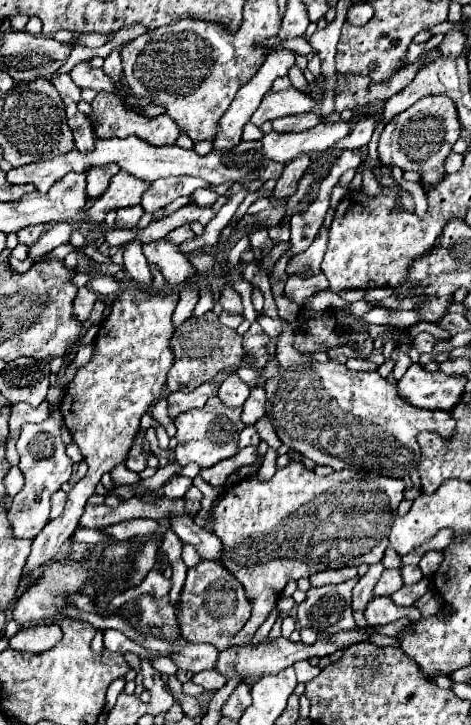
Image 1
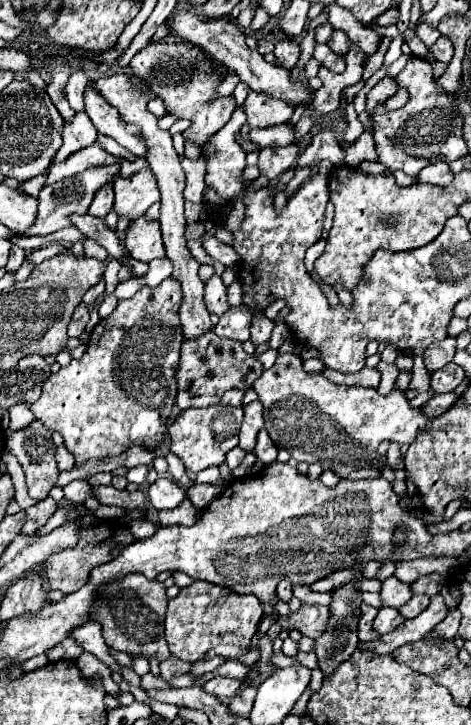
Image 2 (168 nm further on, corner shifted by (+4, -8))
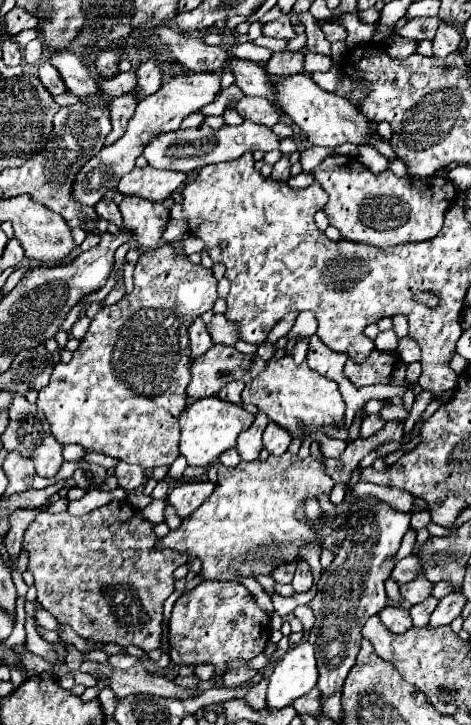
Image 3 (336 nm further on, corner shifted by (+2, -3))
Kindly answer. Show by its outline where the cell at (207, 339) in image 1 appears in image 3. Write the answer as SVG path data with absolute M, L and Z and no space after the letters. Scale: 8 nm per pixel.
M215 343L205 355L193 359L191 363L191 383L187 387L187 399L189 401L197 401L197 399L205 399L205 397L213 397L217 395L217 391L231 383L231 381L243 381L249 383L253 377L257 377L263 369L265 369L267 361L263 361L257 355L243 355L239 353L235 347L227 347L227 345L219 345Z

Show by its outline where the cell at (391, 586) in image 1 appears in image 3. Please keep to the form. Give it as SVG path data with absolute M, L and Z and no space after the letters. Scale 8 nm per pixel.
M417 577L417 579L401 585L399 591L401 591L403 599L407 599L411 605L415 605L415 603L425 601L431 595L431 581L427 581L425 577Z

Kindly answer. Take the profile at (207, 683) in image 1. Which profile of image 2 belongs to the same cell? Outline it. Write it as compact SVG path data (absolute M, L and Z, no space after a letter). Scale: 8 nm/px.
M217 676L213 680L209 680L203 690L207 690L209 694L215 694L217 698L221 700L229 700L233 698L243 686L243 680L237 680L237 678L223 678L223 676Z

